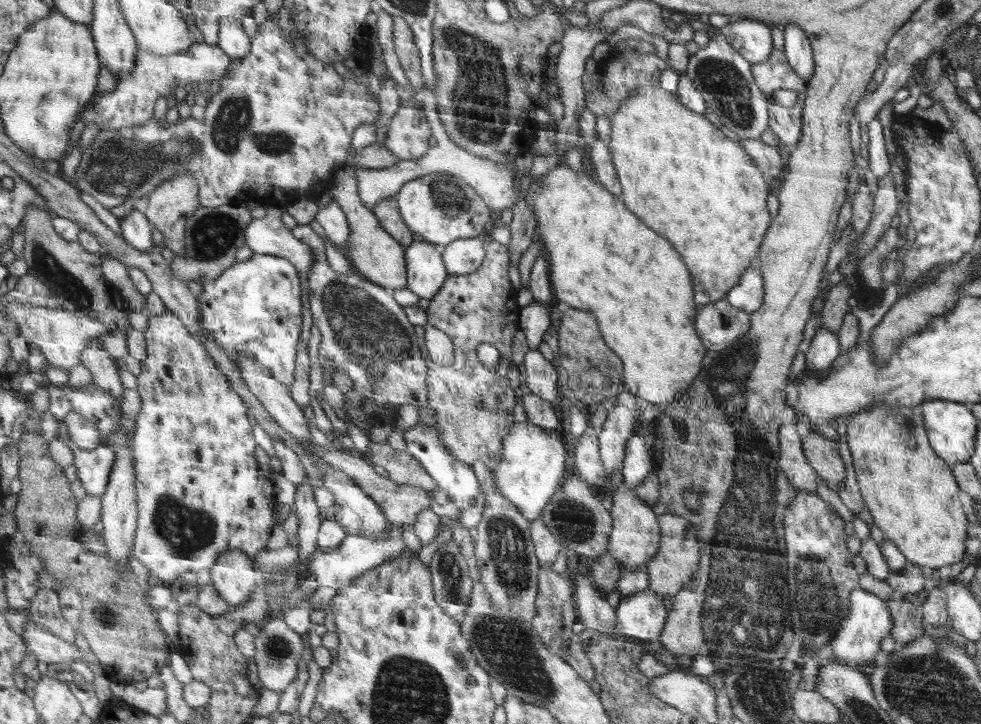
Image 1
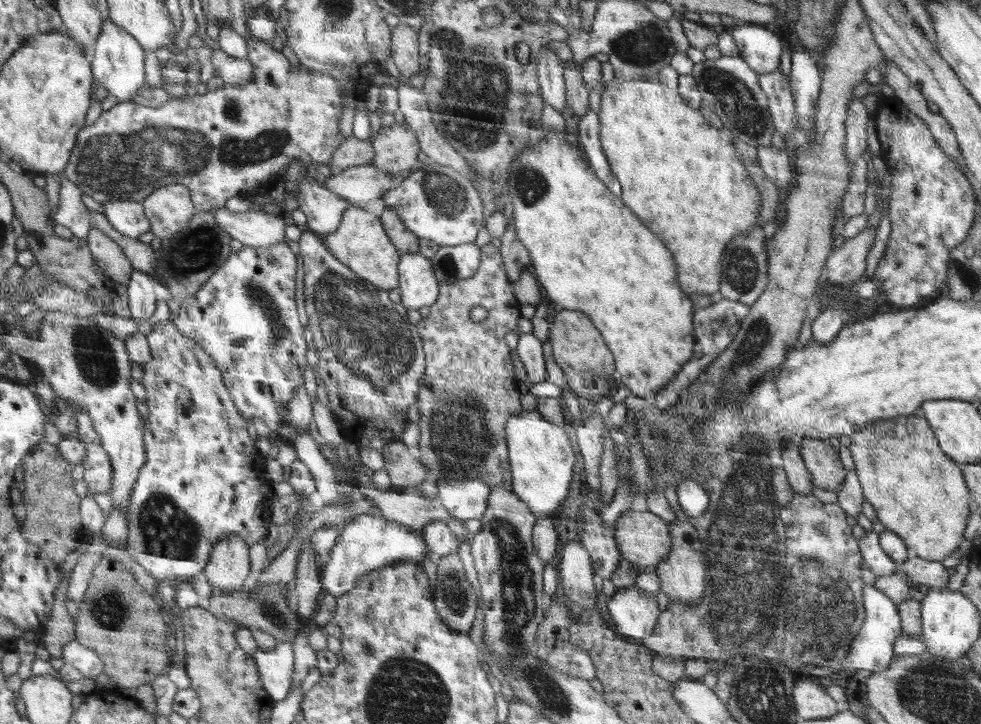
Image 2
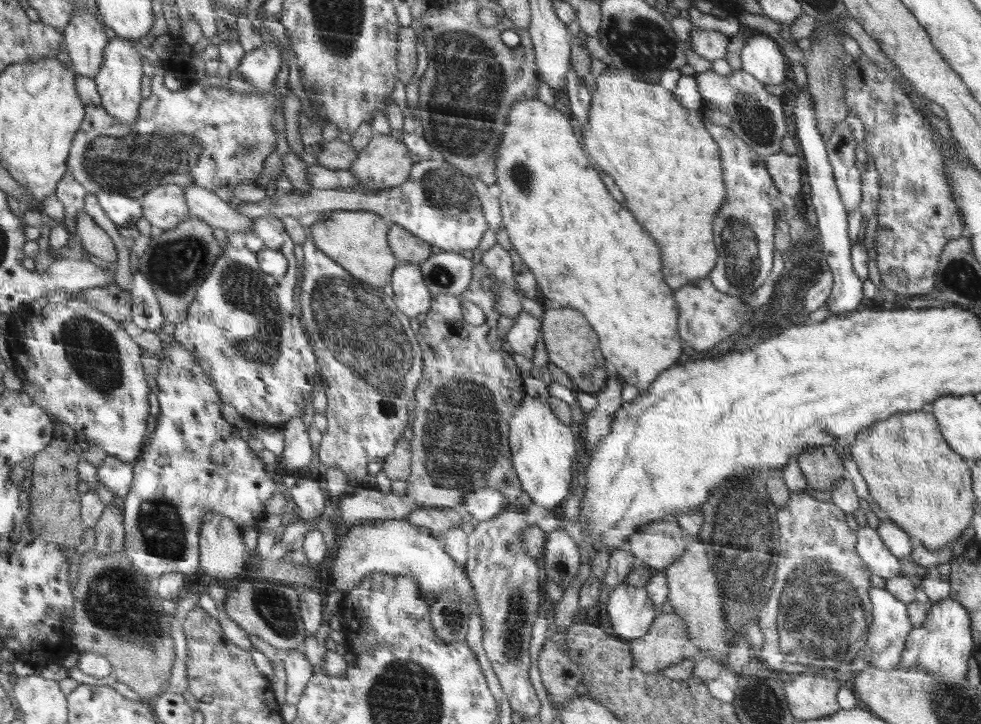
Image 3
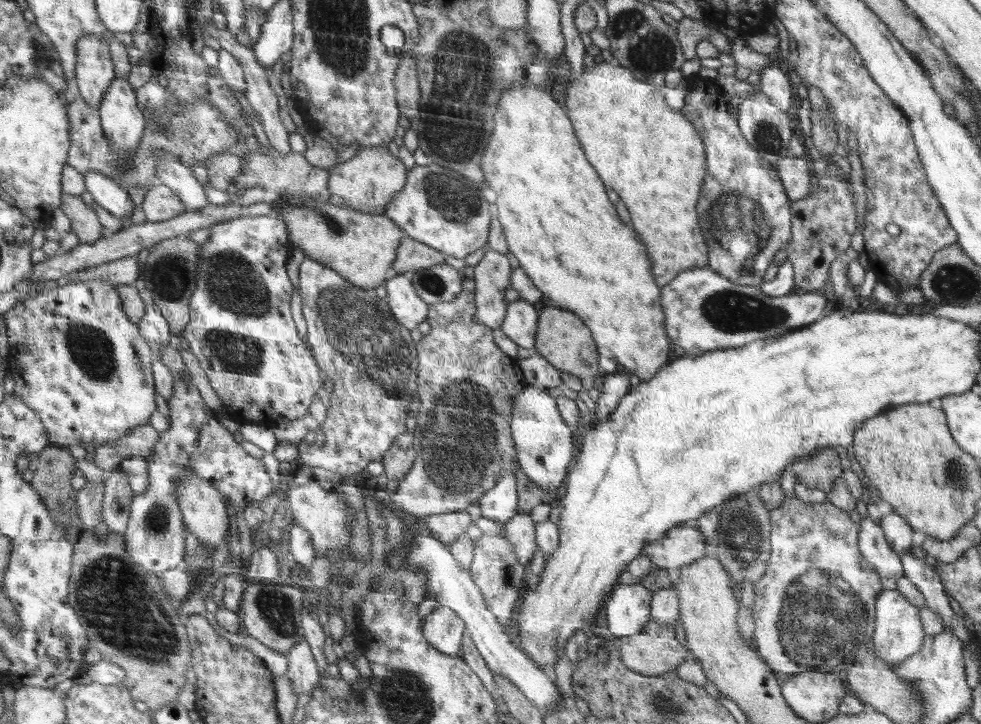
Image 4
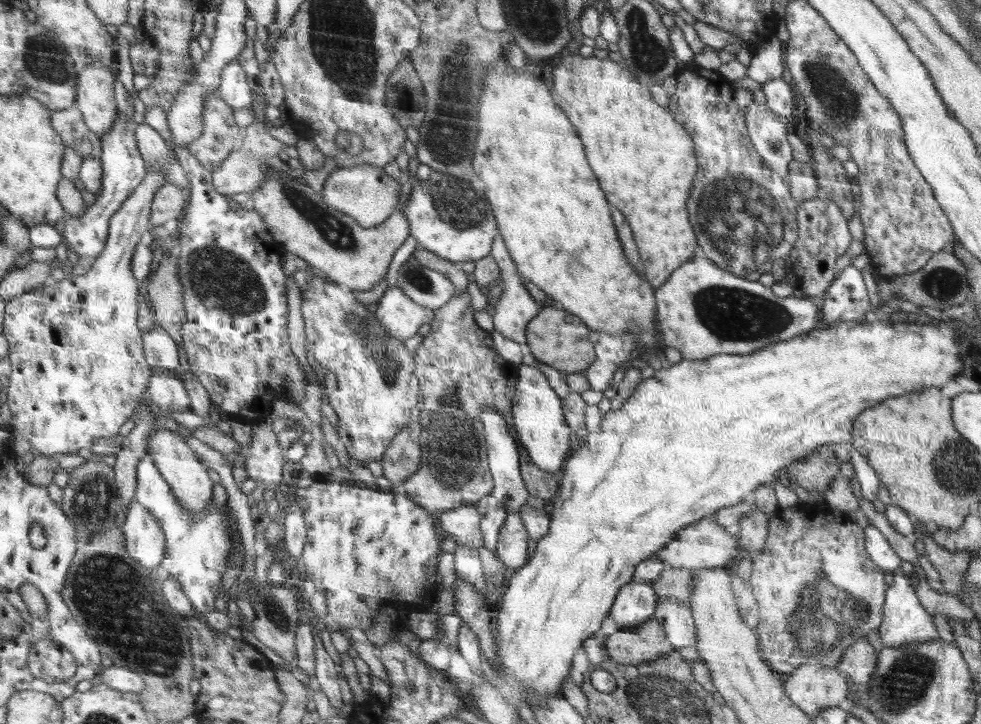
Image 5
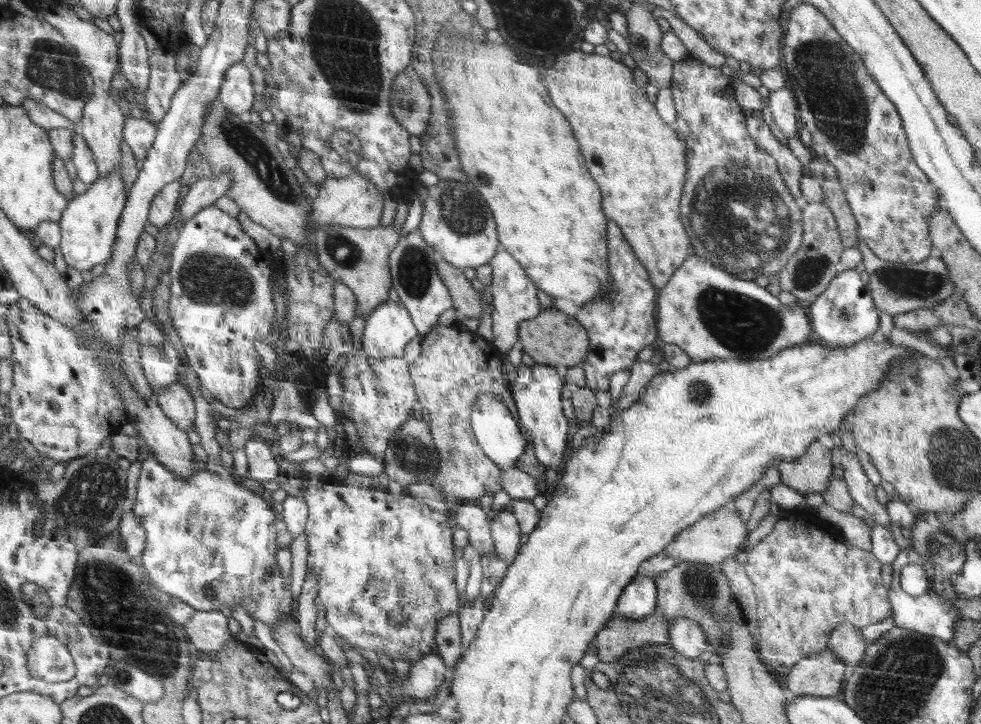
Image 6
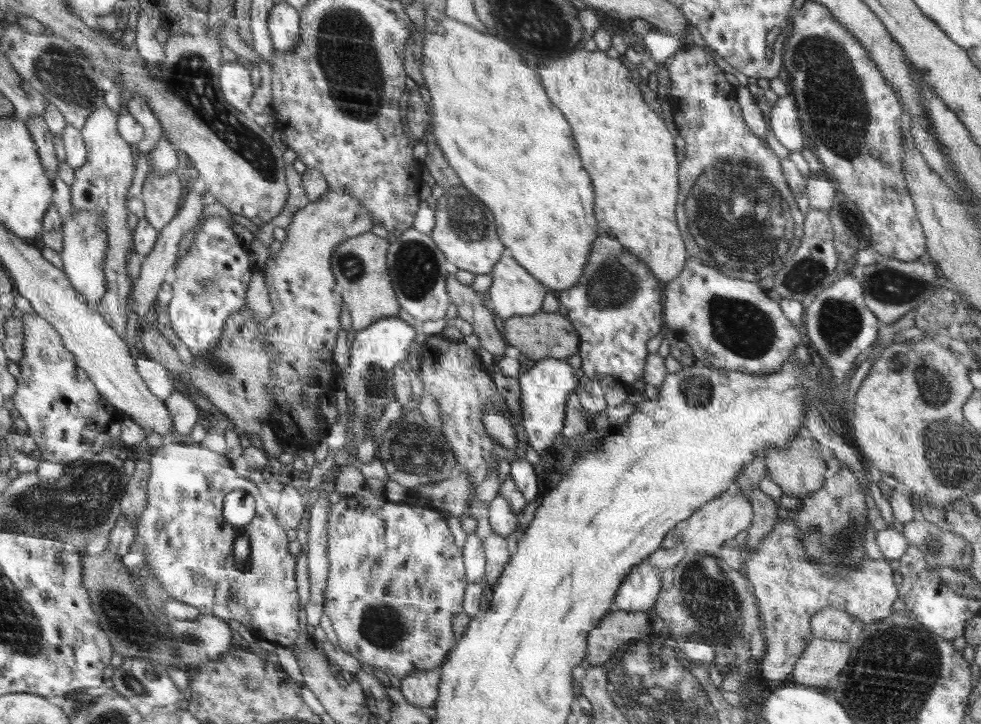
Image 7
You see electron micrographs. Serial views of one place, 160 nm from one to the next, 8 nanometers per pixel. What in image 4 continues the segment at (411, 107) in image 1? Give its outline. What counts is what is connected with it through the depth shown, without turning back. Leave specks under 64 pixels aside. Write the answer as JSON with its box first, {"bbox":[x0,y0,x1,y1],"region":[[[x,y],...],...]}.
{"bbox":[327,148,408,215],"region":[[[365,148],[359,154],[330,170],[327,189],[338,197],[337,203],[355,211],[384,215],[386,206],[394,200],[408,182],[408,171],[402,161],[385,148]]]}

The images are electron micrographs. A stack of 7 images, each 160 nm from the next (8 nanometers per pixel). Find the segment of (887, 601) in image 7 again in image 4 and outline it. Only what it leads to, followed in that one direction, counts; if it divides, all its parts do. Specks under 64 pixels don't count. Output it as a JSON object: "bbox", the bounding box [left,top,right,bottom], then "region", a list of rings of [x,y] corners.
{"bbox":[753,497,882,680],"region":[[[796,497],[785,498],[772,512],[772,519],[770,568],[766,568],[766,576],[753,589],[753,642],[757,644],[757,652],[785,680],[808,670],[838,674],[870,648],[876,628],[876,602],[882,592],[877,570],[856,546],[858,524],[828,501],[806,504]]]}

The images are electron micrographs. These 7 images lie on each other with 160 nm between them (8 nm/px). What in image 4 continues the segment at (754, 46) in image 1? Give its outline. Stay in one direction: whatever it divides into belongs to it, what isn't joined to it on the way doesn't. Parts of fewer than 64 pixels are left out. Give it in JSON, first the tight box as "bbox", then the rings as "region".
{"bbox":[758,63,792,111],"region":[[[770,63],[761,70],[760,78],[762,81],[758,90],[780,110],[787,111],[792,102],[792,86],[788,82],[788,76],[780,70],[780,66]]]}

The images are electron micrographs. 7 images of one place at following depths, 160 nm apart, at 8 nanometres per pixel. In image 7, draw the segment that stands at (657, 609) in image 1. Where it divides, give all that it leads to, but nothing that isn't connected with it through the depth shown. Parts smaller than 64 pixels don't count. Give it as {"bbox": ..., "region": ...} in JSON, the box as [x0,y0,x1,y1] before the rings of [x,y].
{"bbox":[612,559,664,612],"region":[[[645,559],[630,572],[629,577],[621,584],[613,600],[612,610],[642,612],[654,606],[658,592],[662,590],[664,570],[658,569]]]}

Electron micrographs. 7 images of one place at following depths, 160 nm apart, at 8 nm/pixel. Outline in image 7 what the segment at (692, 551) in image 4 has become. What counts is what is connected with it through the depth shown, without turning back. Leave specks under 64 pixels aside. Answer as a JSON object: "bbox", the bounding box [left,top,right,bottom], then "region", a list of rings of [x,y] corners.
{"bbox":[661,488,753,554],"region":[[[729,488],[727,492],[698,509],[689,519],[679,523],[668,535],[665,535],[661,550],[672,549],[674,546],[683,544],[693,552],[714,554],[727,540],[734,539],[739,532],[752,526],[753,513],[753,502],[735,488]]]}

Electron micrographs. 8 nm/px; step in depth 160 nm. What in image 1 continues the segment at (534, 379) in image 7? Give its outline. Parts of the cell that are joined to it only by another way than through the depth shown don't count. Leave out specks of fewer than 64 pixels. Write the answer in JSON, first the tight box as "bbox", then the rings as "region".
{"bbox":[493,421,566,521],"region":[[[530,421],[515,423],[504,441],[504,456],[493,471],[498,489],[531,521],[540,518],[550,498],[560,490],[566,468],[566,448],[554,431],[546,431]]]}

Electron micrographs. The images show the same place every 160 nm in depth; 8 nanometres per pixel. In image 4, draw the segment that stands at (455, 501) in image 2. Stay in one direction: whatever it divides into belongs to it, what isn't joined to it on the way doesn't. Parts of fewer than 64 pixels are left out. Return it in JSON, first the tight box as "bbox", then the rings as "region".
{"bbox":[476,468,518,524],"region":[[[504,468],[501,482],[493,490],[486,492],[476,504],[480,506],[484,518],[504,524],[518,513],[517,485],[512,471]]]}

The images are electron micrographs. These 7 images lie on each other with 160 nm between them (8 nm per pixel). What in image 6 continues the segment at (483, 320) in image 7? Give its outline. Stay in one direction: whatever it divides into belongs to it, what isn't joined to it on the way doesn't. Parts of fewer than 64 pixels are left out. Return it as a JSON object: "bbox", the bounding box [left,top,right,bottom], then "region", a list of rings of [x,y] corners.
{"bbox":[437,261,483,318],"region":[[[446,261],[437,262],[437,271],[448,287],[453,307],[461,317],[477,318],[483,313],[481,293],[476,291],[468,278],[464,276],[463,268],[452,266]]]}

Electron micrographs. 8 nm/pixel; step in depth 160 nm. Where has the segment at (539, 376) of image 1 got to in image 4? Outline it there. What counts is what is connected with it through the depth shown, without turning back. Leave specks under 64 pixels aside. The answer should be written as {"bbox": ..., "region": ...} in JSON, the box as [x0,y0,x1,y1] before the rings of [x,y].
{"bbox":[500,298,540,350],"region":[[[522,298],[507,303],[507,311],[500,328],[517,346],[534,350],[537,340],[537,324],[540,312],[533,303]]]}

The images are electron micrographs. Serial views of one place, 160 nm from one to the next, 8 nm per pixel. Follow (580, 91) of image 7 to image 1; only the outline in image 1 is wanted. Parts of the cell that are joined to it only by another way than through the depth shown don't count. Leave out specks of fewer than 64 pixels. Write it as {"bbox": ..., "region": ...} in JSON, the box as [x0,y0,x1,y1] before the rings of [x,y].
{"bbox":[610,86,770,310],"region":[[[642,86],[635,96],[626,99],[619,109],[610,116],[611,121],[611,141],[610,151],[613,158],[618,180],[622,186],[622,194],[620,198],[625,204],[630,204],[630,212],[638,212],[638,216],[642,216],[642,220],[646,220],[646,224],[650,224],[650,228],[654,228],[656,232],[662,232],[662,236],[666,240],[672,242],[672,246],[682,252],[682,256],[686,256],[686,264],[690,264],[690,272],[694,272],[693,289],[696,297],[698,310],[707,304],[722,300],[730,291],[741,281],[741,274],[755,261],[757,252],[761,248],[761,244],[768,234],[768,226],[770,225],[770,214],[766,212],[766,183],[762,170],[756,168],[750,160],[750,156],[738,146],[738,143],[728,140],[716,126],[708,124],[708,120],[704,118],[703,113],[698,113],[689,109],[685,103],[679,100],[676,93],[663,90],[661,87]]]}

